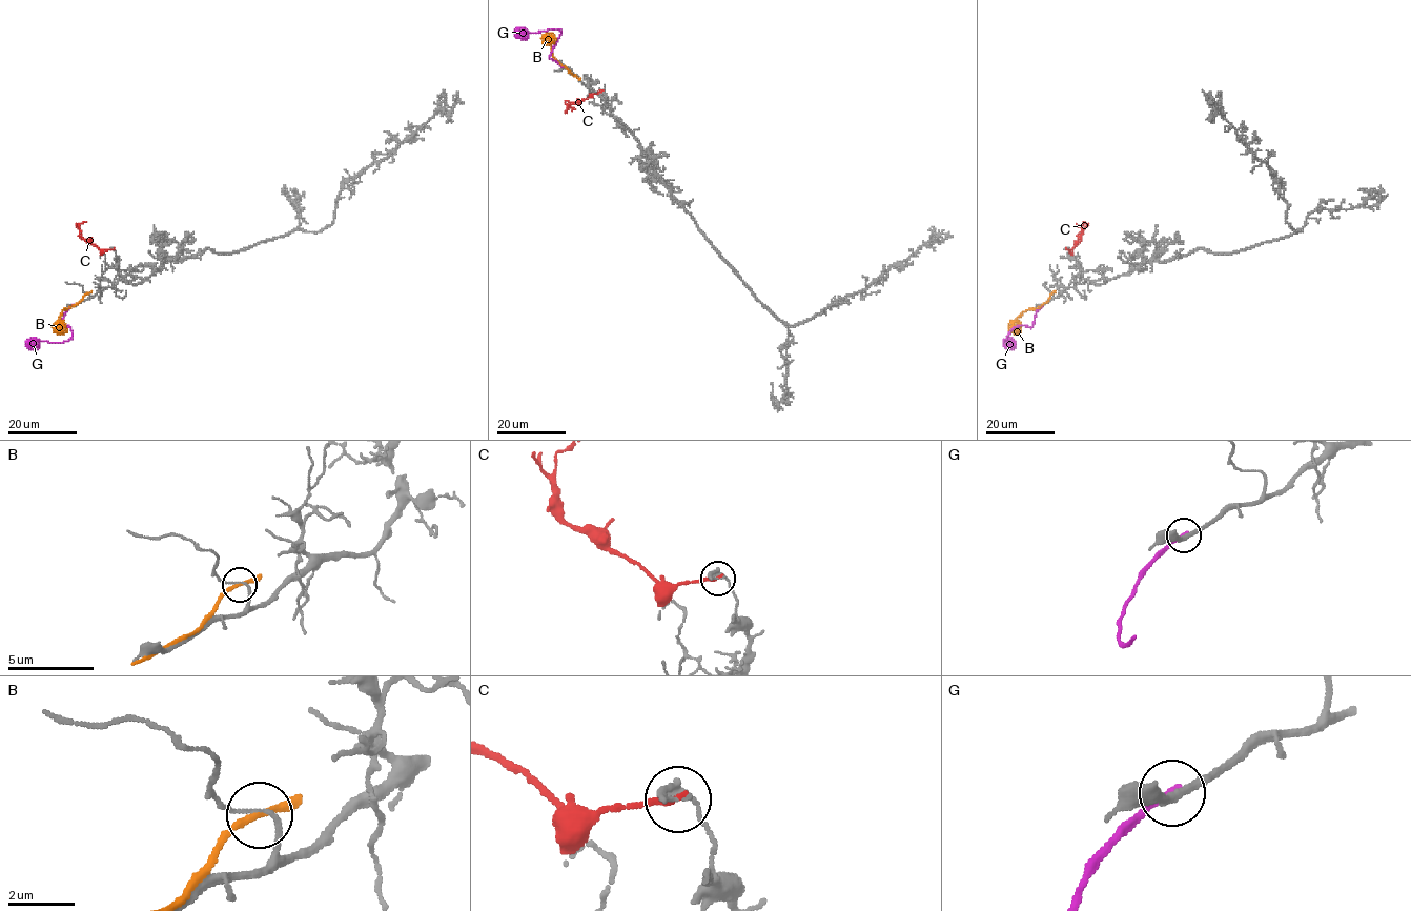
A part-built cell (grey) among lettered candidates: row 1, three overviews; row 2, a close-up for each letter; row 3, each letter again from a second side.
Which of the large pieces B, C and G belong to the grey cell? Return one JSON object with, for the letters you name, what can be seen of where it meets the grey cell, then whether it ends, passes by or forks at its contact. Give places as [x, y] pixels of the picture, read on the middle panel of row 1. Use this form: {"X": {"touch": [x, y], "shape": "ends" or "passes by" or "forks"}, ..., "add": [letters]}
{"add": []}

